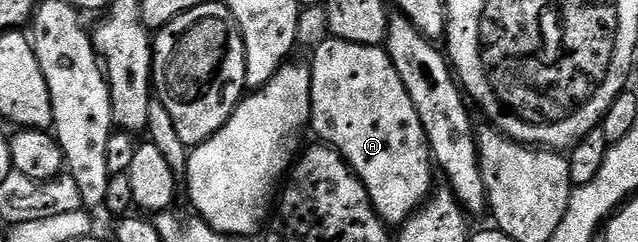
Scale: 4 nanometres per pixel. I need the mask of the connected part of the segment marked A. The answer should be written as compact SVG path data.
M326 38L312 49L311 56L311 132L321 139L318 141L322 145L337 149L348 162L350 170L363 182L377 217L386 226L404 224L434 191L435 165L425 131L419 122L419 114L415 114L415 102L411 102L411 94L407 94L403 78L399 78L389 53L381 46L372 48L346 40Z

